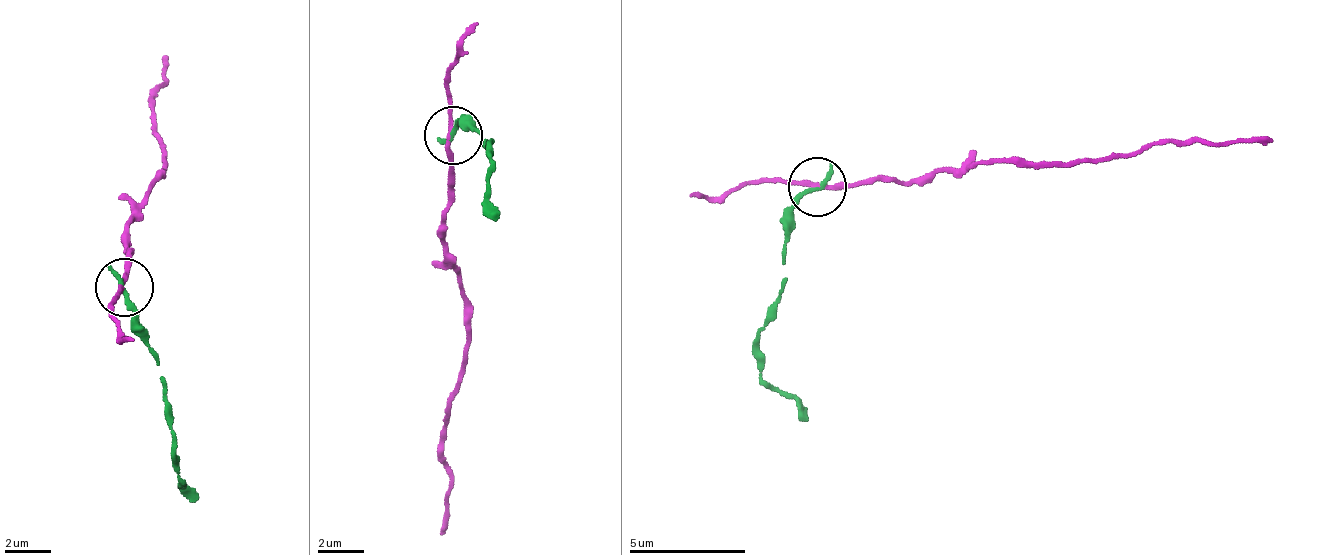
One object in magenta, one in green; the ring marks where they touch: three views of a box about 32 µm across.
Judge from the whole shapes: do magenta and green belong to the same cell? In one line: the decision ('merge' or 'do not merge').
do not merge

